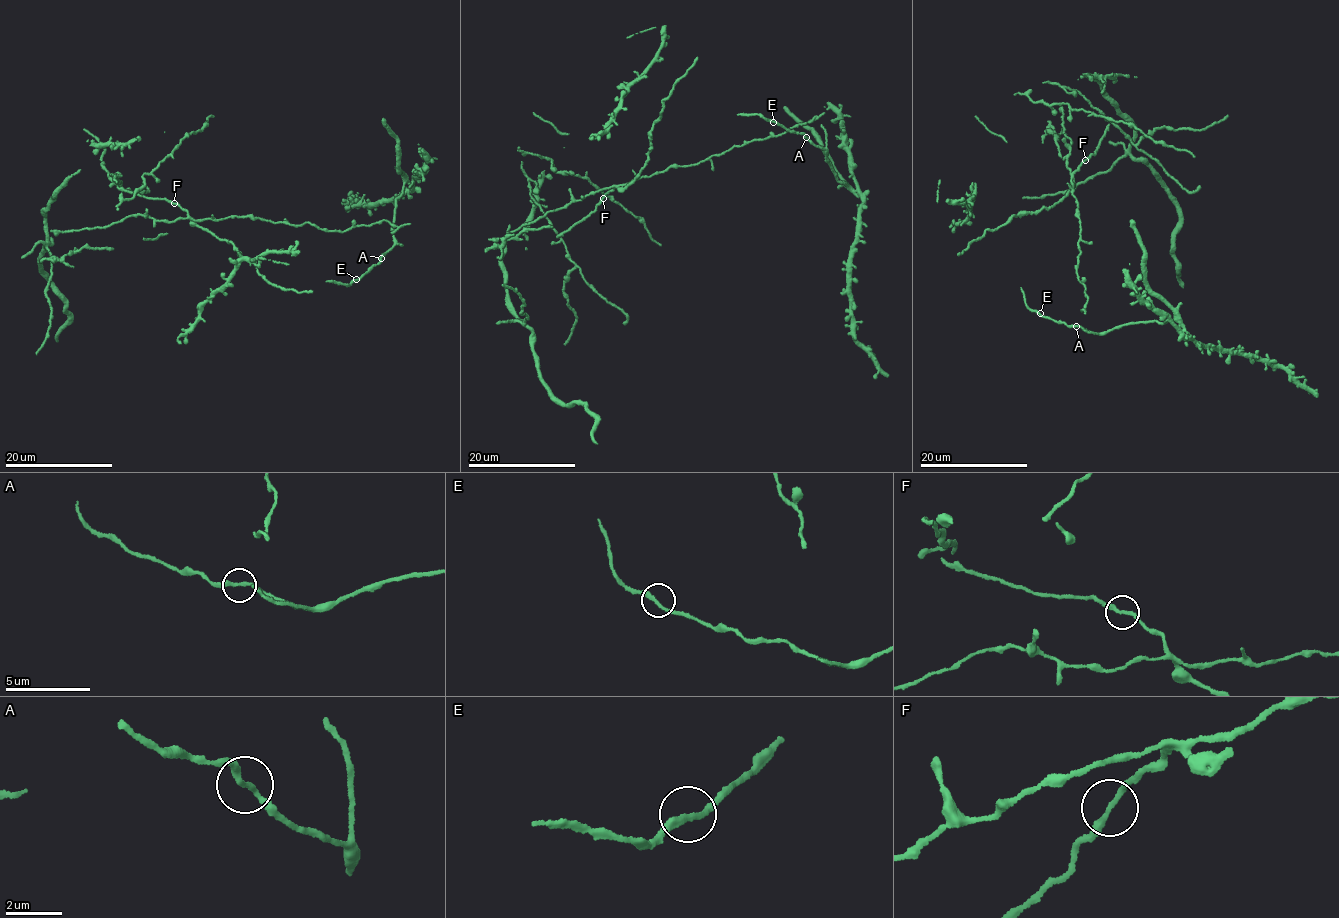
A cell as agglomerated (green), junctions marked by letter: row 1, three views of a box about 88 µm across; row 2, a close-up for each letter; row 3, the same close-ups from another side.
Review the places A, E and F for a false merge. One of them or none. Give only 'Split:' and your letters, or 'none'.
Split: F

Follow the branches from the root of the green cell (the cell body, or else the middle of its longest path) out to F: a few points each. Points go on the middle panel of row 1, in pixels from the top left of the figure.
F: (627, 183), (614, 187), (603, 198)

